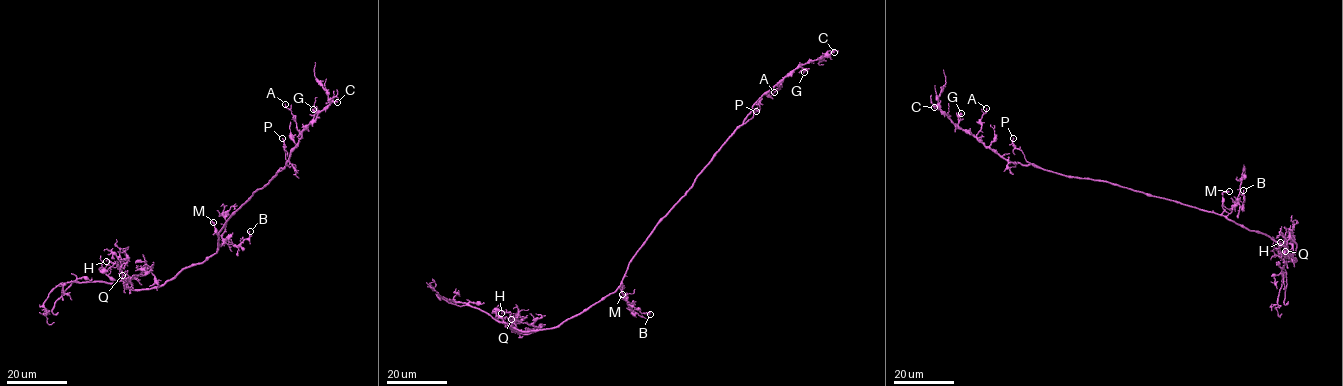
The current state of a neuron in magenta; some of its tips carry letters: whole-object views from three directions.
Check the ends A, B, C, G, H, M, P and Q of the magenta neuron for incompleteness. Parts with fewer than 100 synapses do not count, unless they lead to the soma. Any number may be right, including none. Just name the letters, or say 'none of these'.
none of these

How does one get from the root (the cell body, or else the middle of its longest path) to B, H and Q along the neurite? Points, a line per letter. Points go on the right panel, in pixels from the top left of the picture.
B: (1171, 201), (1228, 215), (1236, 204), (1242, 206), (1243, 190)
H: (1171, 201), (1222, 215), (1248, 230), (1265, 234), (1285, 248), (1296, 261), (1278, 250), (1278, 240), (1280, 242)
Q: (1171, 201), (1222, 215), (1248, 230), (1265, 234), (1285, 248), (1296, 261), (1289, 254), (1285, 255), (1285, 251)

